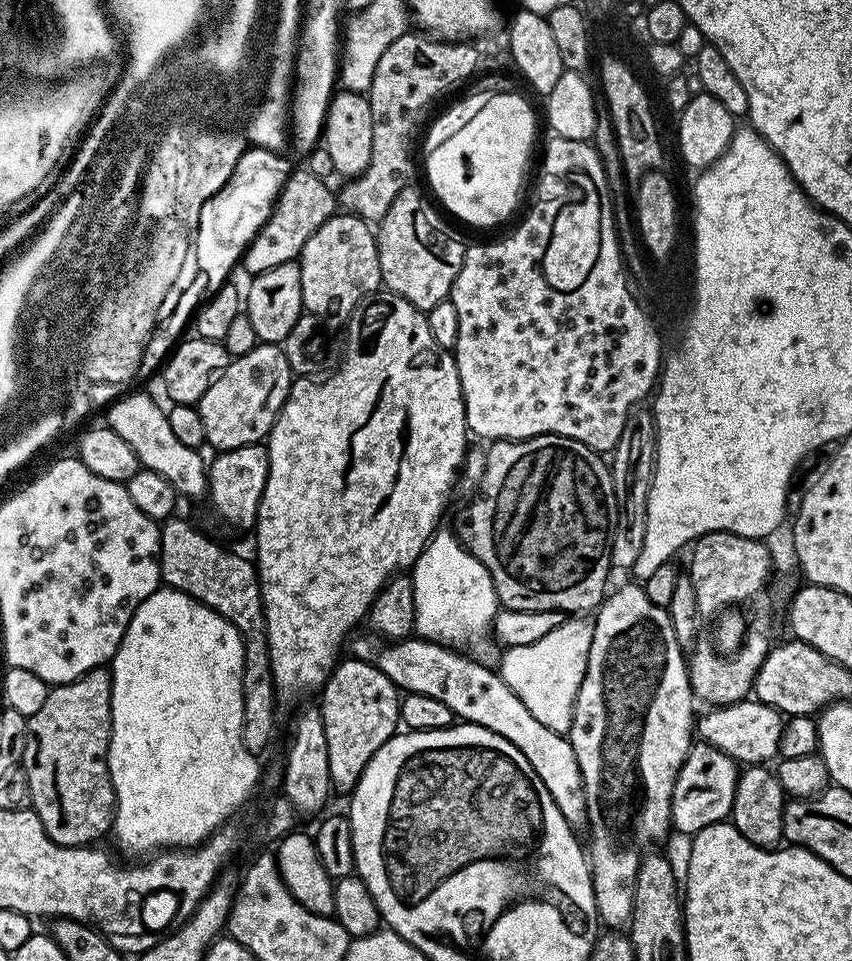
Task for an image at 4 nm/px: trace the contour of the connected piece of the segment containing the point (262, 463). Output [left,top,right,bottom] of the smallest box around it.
[206,443,268,529]

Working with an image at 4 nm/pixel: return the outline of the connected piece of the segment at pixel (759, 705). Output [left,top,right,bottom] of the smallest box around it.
[698,698,785,766]

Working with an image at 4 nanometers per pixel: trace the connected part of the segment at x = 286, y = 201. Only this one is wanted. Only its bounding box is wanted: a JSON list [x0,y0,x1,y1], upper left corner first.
[242,170,338,274]

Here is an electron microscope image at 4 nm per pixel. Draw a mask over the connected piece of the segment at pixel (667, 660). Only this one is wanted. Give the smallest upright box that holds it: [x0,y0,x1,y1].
[570,584,694,930]

